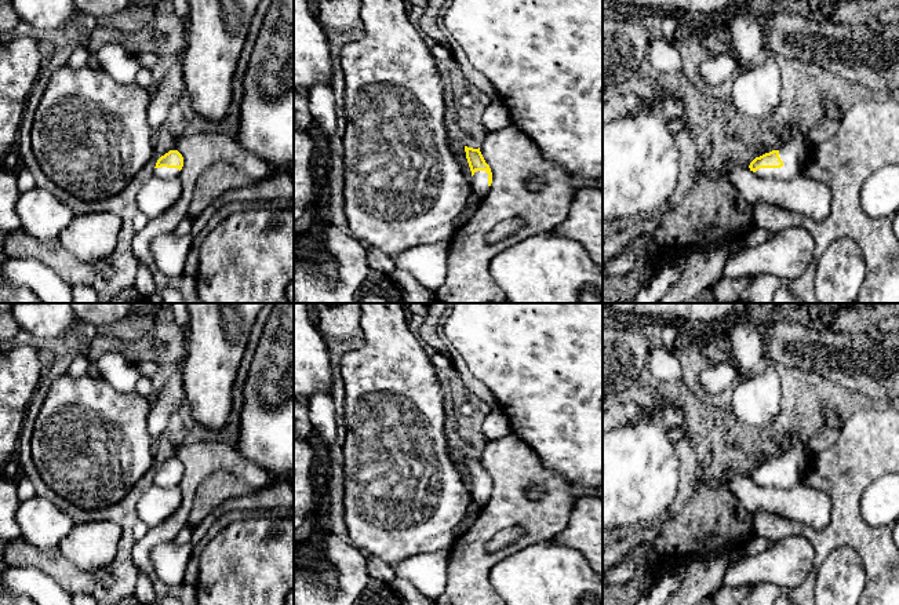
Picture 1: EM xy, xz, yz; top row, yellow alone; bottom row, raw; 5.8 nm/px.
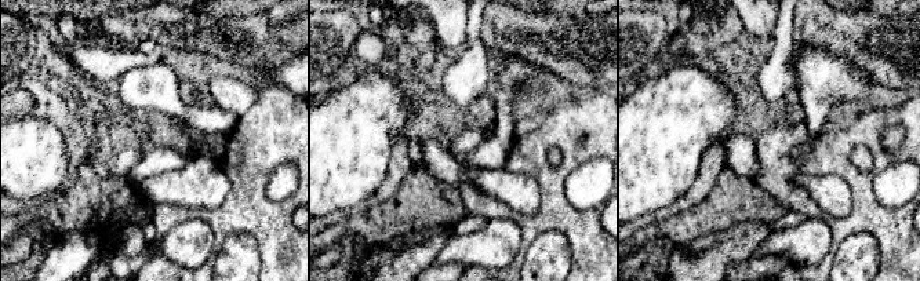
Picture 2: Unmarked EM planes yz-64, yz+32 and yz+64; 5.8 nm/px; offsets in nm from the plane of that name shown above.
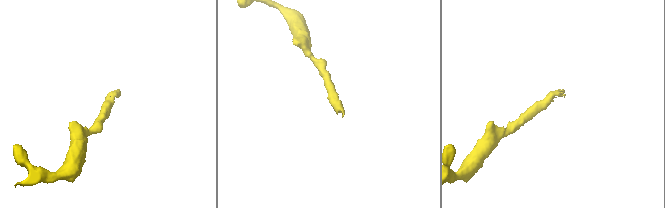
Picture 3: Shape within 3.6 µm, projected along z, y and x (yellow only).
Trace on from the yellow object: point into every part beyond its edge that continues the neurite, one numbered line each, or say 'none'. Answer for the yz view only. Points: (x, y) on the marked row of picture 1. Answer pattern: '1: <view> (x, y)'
1: yz (792, 155)

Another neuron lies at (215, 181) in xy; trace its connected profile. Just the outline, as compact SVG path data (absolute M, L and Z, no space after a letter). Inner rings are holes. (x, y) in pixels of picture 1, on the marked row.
M218 163L207 168L196 182L188 218L194 219L226 192L252 185L255 182L233 164Z

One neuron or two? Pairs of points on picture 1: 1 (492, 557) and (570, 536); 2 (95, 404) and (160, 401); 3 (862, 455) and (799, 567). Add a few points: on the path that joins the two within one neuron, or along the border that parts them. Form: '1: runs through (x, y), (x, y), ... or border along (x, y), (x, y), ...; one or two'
1: border along (572, 510), (568, 524), (553, 538); two
2: border along (146, 398), (149, 434); two
3: border along (814, 545), (814, 568), (805, 576); two

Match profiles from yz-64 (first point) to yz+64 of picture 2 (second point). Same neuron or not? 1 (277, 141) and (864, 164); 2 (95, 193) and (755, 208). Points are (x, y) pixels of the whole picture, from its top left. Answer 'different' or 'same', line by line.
1: different
2: same

